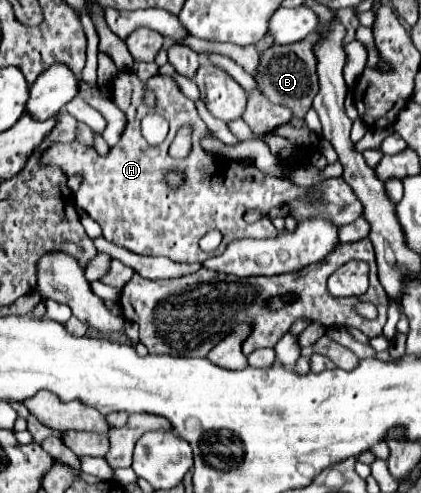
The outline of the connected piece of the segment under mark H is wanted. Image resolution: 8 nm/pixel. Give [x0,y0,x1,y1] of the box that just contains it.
[42,70,308,264]

